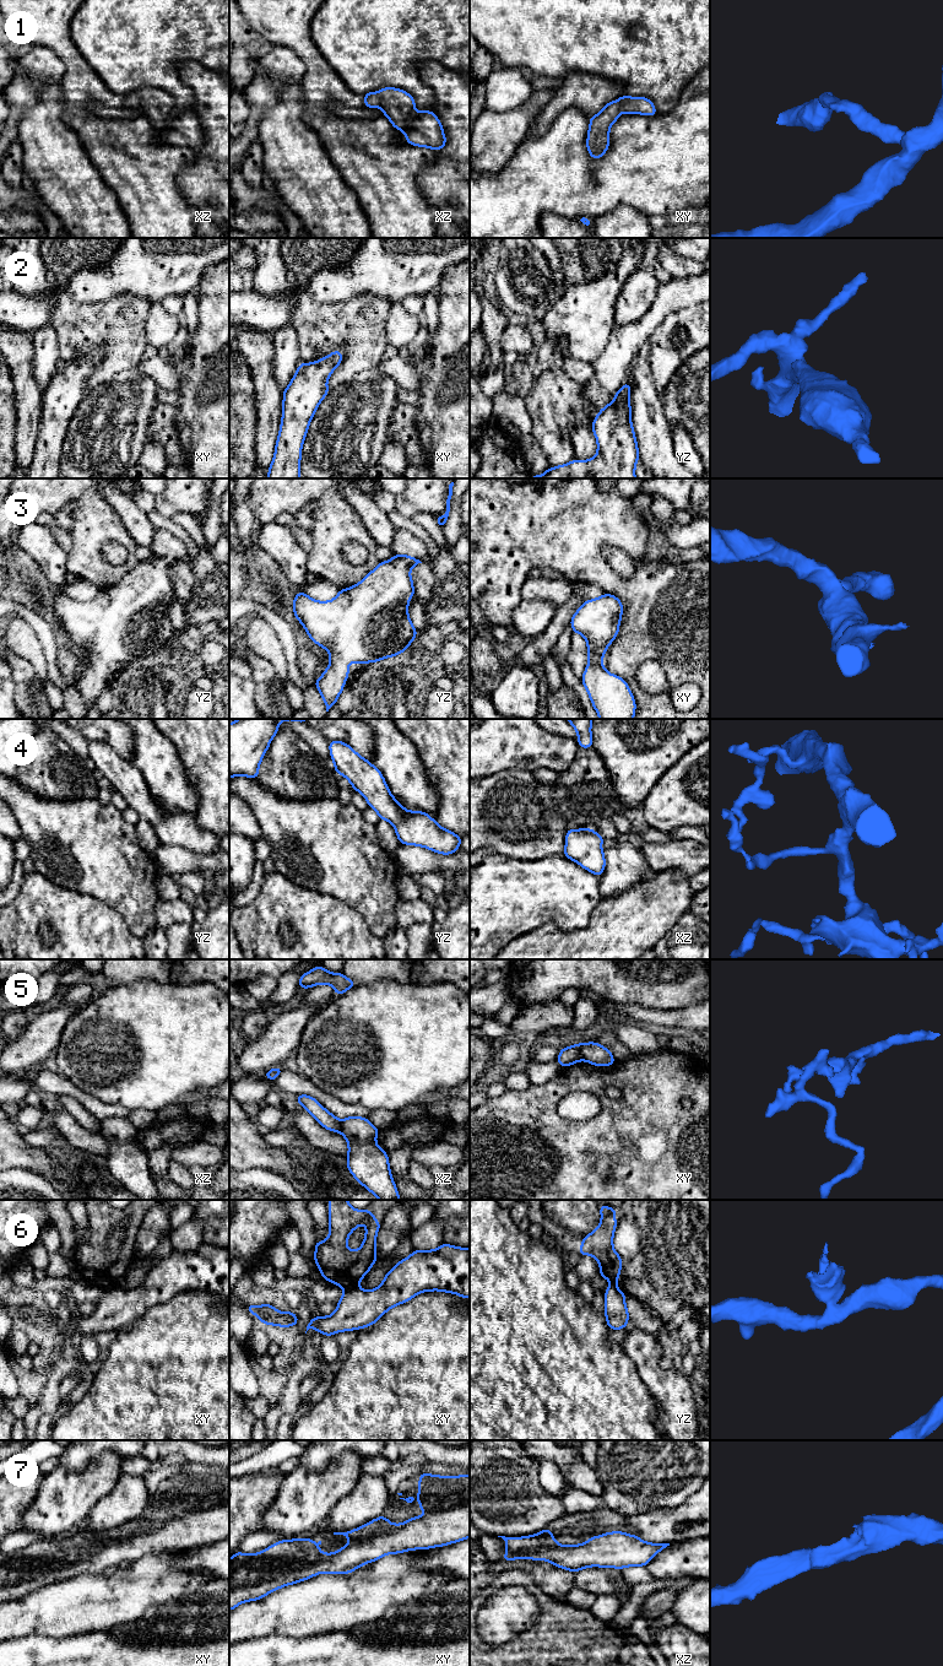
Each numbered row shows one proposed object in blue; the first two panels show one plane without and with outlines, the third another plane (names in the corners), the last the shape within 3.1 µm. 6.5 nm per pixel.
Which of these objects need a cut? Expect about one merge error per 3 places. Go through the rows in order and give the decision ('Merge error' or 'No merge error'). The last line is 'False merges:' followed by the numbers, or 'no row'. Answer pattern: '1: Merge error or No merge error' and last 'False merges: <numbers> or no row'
1: No merge error
2: No merge error
3: No merge error
4: No merge error
5: Merge error
6: Merge error
7: No merge error
False merges: 5, 6

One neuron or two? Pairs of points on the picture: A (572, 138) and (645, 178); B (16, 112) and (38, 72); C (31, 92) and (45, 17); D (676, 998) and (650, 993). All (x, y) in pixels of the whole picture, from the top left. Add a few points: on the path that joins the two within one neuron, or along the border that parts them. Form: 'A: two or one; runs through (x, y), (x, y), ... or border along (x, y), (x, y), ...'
A: one; runs through (572, 163), (572, 169), (594, 190), (619, 178)
B: one; runs through (19, 102), (28, 82)
C: two; border along (42, 44), (48, 47), (64, 64)
D: one; runs through (670, 993), (656, 993)

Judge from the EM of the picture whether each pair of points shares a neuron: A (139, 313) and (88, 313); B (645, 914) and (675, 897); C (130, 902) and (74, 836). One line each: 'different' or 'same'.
A: same
B: same
C: same

